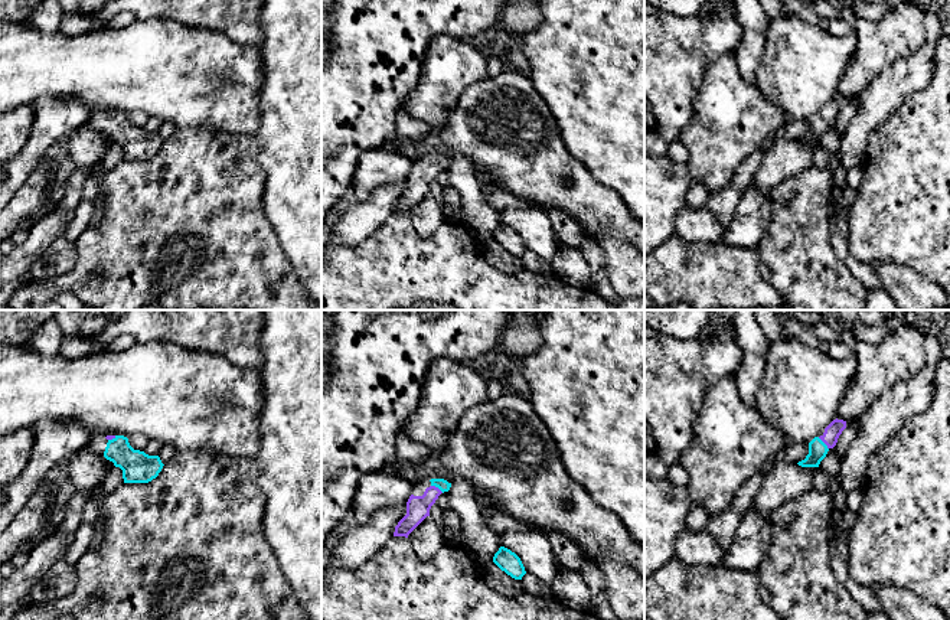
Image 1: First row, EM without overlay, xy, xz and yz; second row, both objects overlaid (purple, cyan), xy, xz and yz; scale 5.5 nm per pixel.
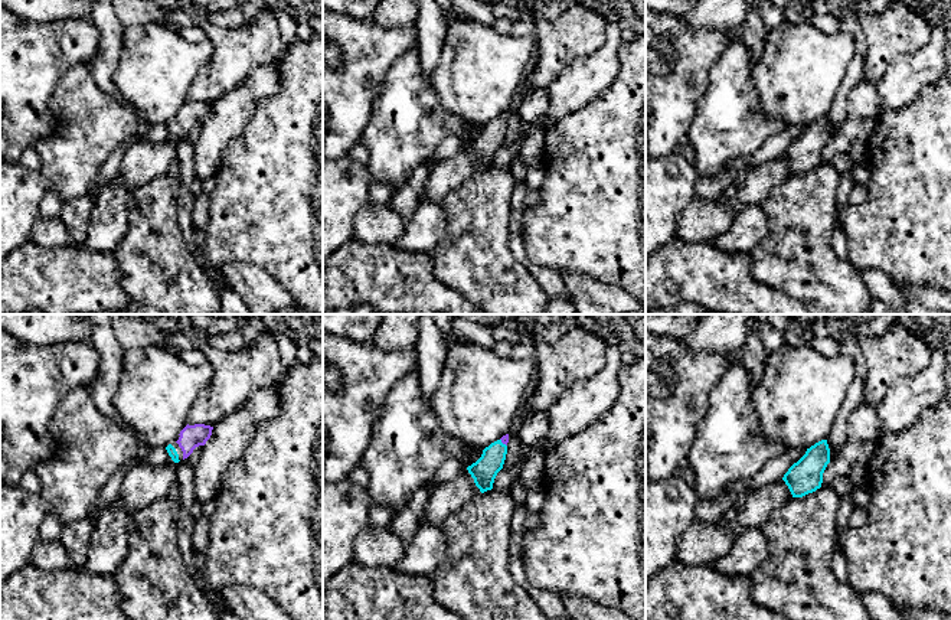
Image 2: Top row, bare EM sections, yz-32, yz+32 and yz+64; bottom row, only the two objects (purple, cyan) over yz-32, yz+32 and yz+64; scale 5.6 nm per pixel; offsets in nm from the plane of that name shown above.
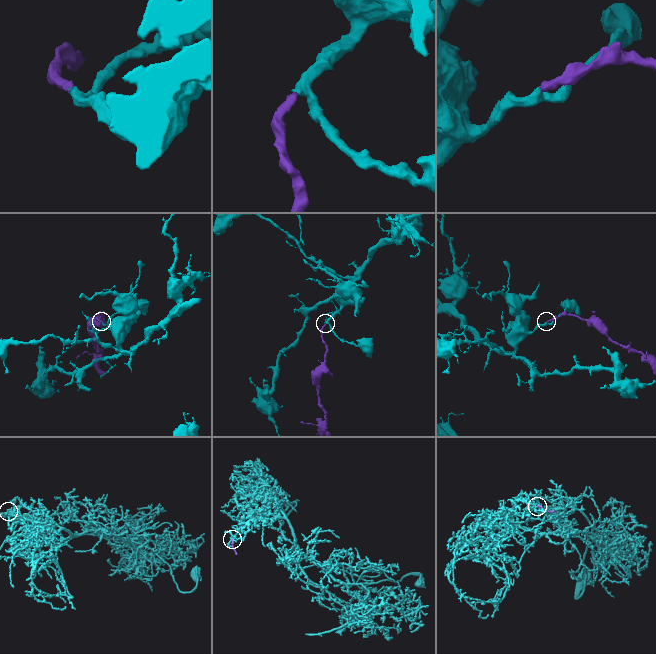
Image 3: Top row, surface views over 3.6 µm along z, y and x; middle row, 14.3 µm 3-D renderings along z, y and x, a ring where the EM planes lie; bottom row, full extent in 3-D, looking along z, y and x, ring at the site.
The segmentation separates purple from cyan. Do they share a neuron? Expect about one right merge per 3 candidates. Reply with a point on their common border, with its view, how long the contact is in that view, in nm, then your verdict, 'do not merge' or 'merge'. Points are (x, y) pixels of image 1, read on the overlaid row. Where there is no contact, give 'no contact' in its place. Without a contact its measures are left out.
meets purple in xz at (437, 488); contact 80 nm long; merge

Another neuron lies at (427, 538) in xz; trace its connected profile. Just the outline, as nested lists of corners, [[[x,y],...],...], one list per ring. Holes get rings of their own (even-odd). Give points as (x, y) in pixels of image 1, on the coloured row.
[[[427,516],[409,535],[408,539],[417,557],[422,561],[431,559],[437,551],[447,542],[441,525]]]

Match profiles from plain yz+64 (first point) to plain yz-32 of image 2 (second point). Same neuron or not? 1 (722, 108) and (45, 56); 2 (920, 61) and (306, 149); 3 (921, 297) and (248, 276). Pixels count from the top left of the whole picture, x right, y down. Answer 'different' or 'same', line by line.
1: different
2: different
3: same

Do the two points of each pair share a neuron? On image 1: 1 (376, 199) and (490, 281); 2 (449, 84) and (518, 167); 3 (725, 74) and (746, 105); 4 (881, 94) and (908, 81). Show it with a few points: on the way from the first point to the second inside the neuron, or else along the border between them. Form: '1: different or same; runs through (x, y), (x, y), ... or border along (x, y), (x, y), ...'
1: different; border along (392, 212), (369, 237)
2: different; border along (486, 77), (472, 84), (463, 92), (440, 126)
3: same; runs through (725, 81), (725, 85), (738, 98)
4: same; runs through (888, 91), (901, 81)

